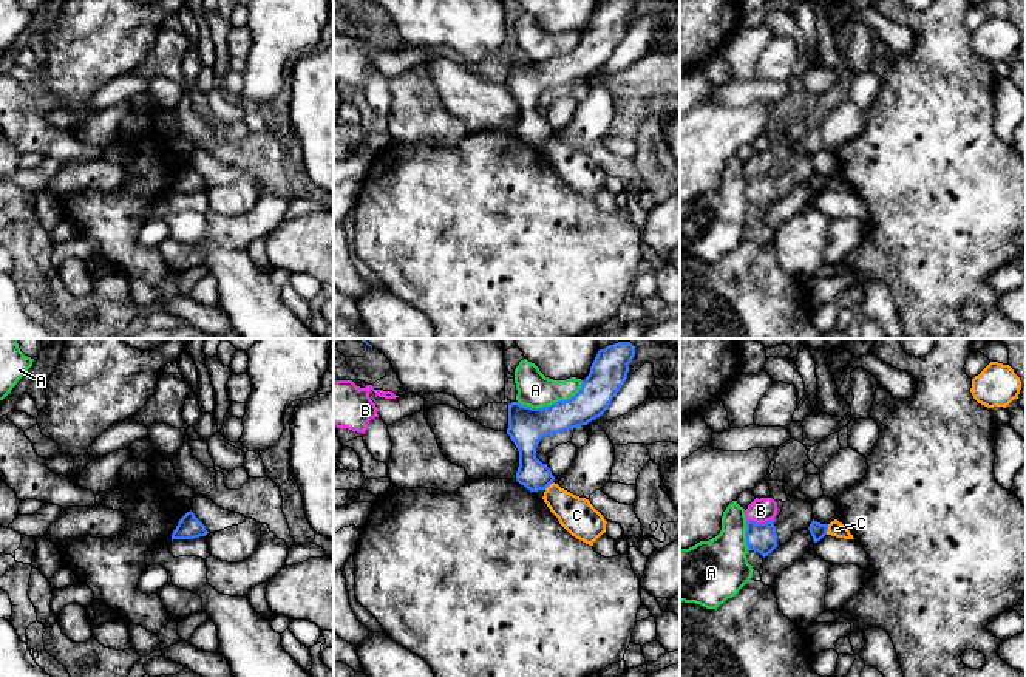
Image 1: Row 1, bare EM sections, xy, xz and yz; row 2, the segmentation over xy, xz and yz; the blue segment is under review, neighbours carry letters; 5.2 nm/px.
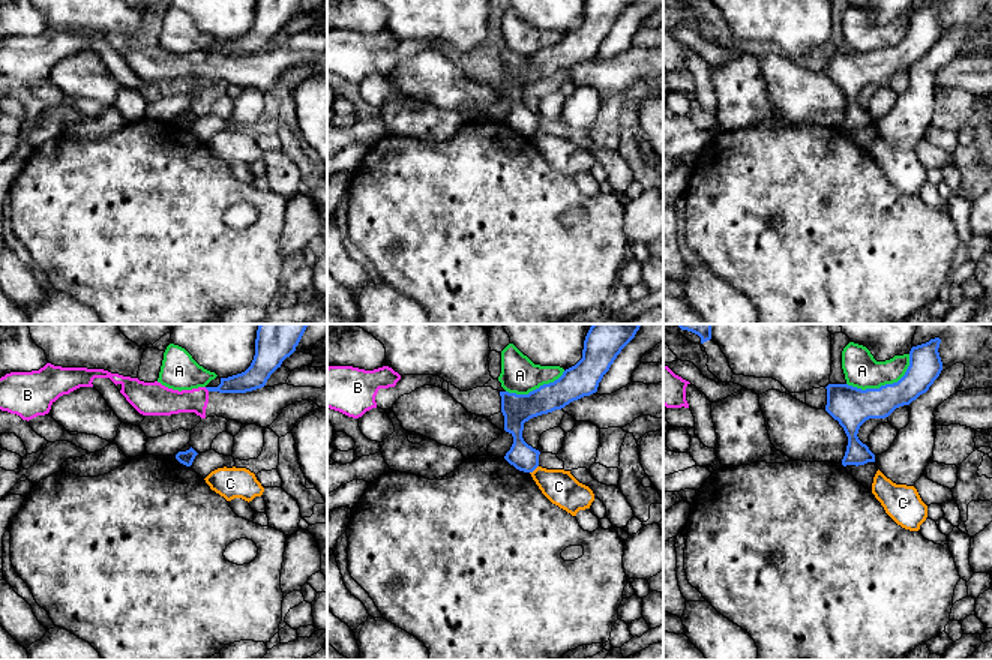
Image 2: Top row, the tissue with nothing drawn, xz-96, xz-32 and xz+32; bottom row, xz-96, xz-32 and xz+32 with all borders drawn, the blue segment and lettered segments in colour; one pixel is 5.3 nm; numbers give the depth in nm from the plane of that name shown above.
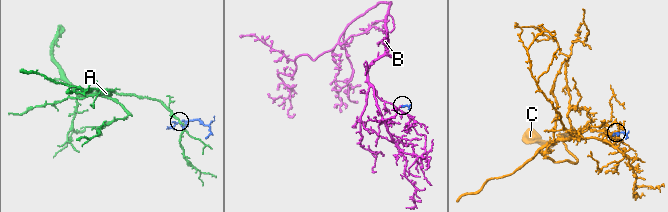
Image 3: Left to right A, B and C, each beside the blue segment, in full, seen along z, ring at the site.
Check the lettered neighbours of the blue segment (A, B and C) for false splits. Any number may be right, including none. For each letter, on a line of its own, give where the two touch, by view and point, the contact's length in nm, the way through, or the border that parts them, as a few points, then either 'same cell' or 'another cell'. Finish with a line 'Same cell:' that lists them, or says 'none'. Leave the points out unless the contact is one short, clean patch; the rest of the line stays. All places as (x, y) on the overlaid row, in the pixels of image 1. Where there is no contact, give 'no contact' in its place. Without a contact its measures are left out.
A: meets blue in xz at (553, 404); contact 360 nm long; border along xz (583, 381), (566, 399), (541, 407), (518, 402); another cell
B: meets blue in yz at (759, 523); contact 140 nm long; border along yz (773, 518), (747, 521); another cell
C: meets blue in yz at (827, 529); contact 60 nm long; border along yz (828, 524), (825, 534); another cell
Same cell: none

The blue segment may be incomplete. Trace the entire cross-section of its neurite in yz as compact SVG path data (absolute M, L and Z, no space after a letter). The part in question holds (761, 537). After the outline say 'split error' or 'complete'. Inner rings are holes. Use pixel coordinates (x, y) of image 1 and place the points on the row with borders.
M774 519L766 522L746 521L746 544L749 550L768 556L779 544Z; complete

